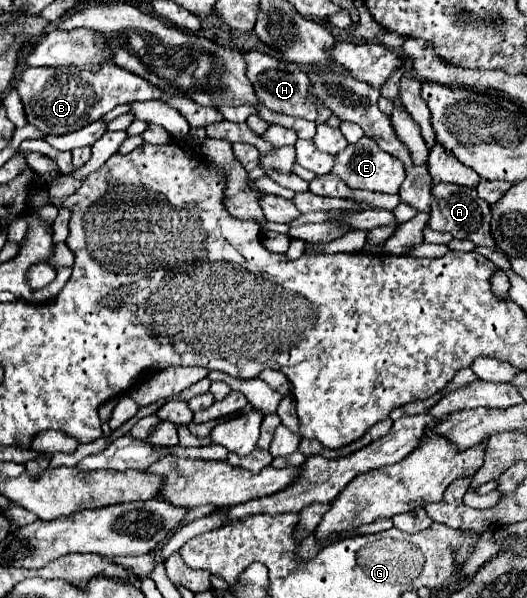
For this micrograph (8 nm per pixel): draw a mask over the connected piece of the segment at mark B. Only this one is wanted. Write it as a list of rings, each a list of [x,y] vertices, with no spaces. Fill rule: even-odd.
[[[104,61],[96,71],[76,67],[28,67],[20,75],[16,89],[22,97],[28,123],[36,125],[46,135],[64,135],[82,129],[84,125],[98,121],[116,105],[162,99],[166,95],[162,89],[156,89],[156,85],[148,85],[148,81],[112,61]]]

